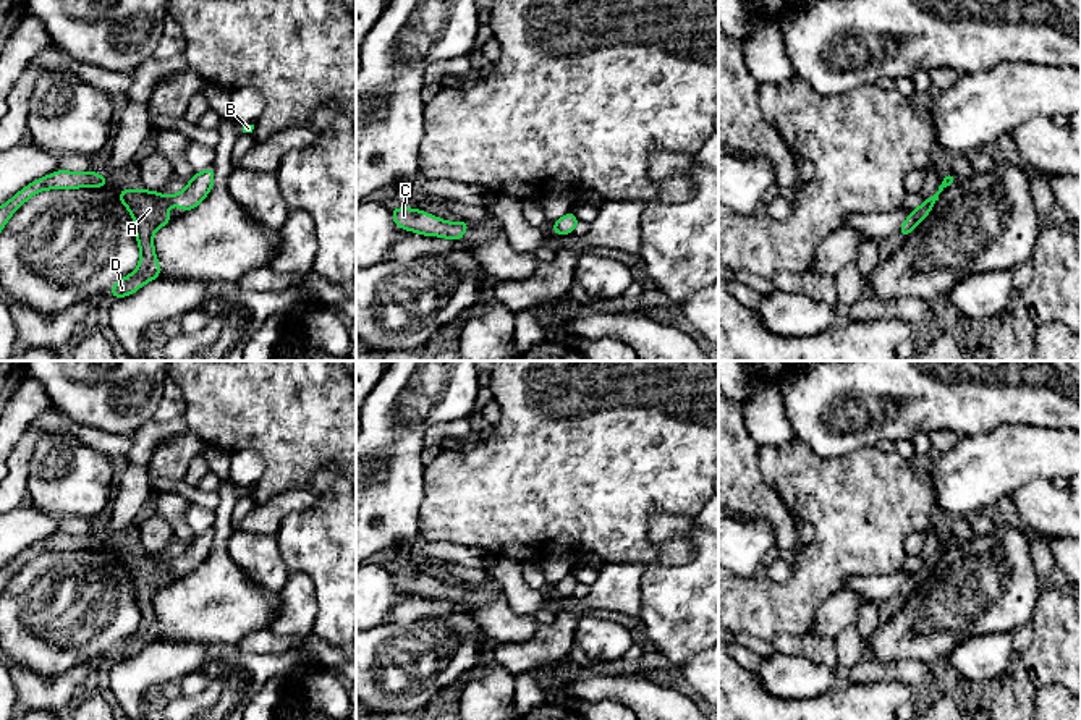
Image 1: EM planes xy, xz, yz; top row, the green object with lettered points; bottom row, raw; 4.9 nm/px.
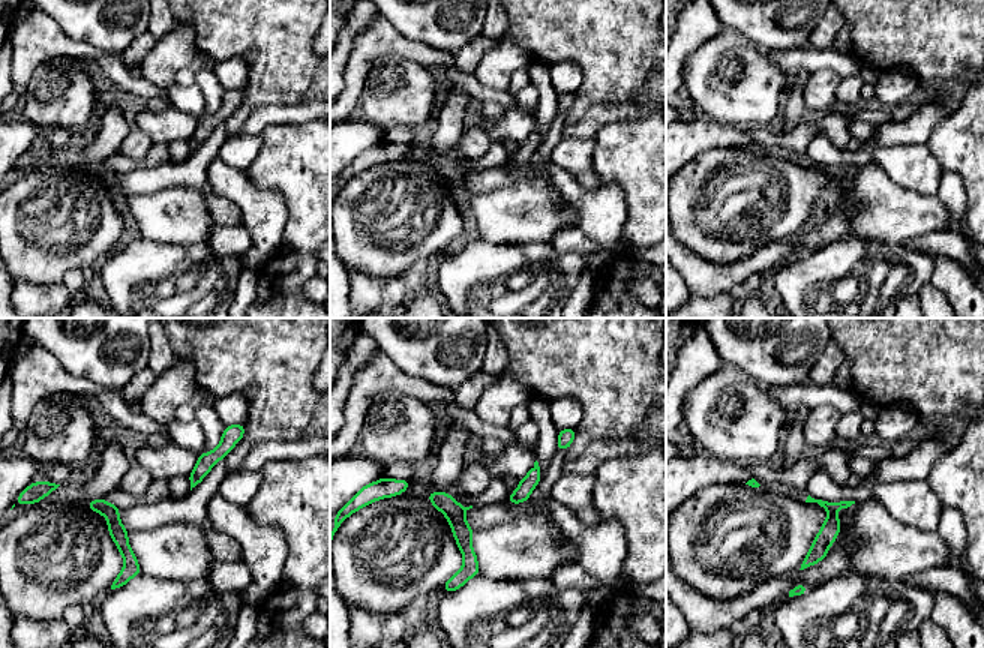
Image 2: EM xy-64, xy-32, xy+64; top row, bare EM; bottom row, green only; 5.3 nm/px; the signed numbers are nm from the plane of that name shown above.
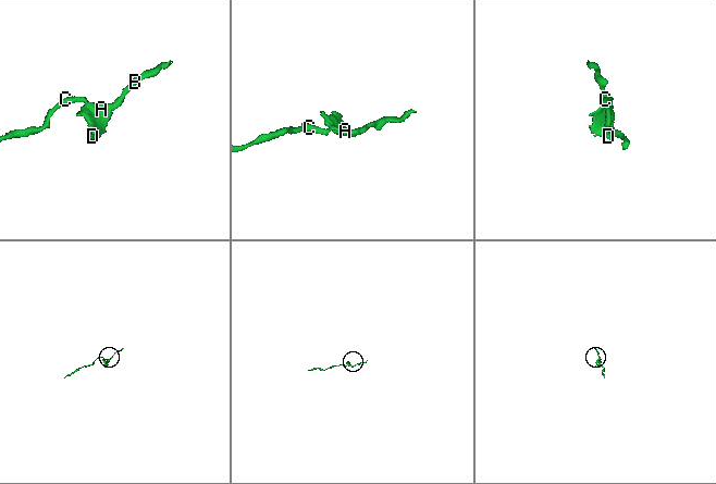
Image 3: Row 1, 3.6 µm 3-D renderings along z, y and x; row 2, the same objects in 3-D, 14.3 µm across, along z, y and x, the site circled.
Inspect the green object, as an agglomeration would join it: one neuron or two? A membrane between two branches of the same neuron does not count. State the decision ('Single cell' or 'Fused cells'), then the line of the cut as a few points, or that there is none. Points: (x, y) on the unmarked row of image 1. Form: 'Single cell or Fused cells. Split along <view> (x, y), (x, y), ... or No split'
Single cell. No split

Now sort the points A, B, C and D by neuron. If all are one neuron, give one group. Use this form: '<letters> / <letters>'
A B C D

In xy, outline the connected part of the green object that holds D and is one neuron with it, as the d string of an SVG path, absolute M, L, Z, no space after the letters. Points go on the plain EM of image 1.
M214 527L196 536L188 548L178 555L163 558L159 553L118 553L118 560L129 573L134 582L136 604L139 607L141 621L136 633L117 644L110 655L115 662L136 655L147 644L162 639L159 621L154 613L154 595L170 586L173 579L167 578L167 571L178 568L184 574L199 568L214 548Z

